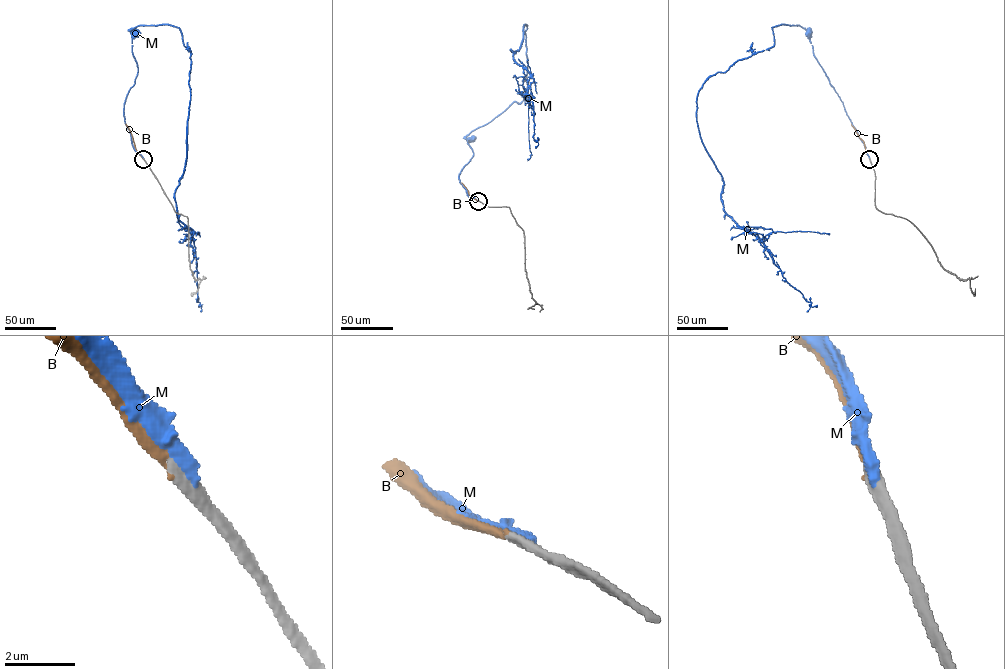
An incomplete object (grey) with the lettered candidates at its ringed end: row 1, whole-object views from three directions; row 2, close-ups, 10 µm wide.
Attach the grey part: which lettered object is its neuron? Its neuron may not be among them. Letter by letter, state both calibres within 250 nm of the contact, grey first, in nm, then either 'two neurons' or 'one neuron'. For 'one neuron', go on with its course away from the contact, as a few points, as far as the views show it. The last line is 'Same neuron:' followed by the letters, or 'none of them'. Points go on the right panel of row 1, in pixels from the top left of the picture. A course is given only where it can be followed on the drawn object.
B: calibres 400 and 260 nm; one neuron; course (869, 159), (863, 141), (851, 124)
M: calibres 440 and 400 nm; two neurons
Same neuron: B

